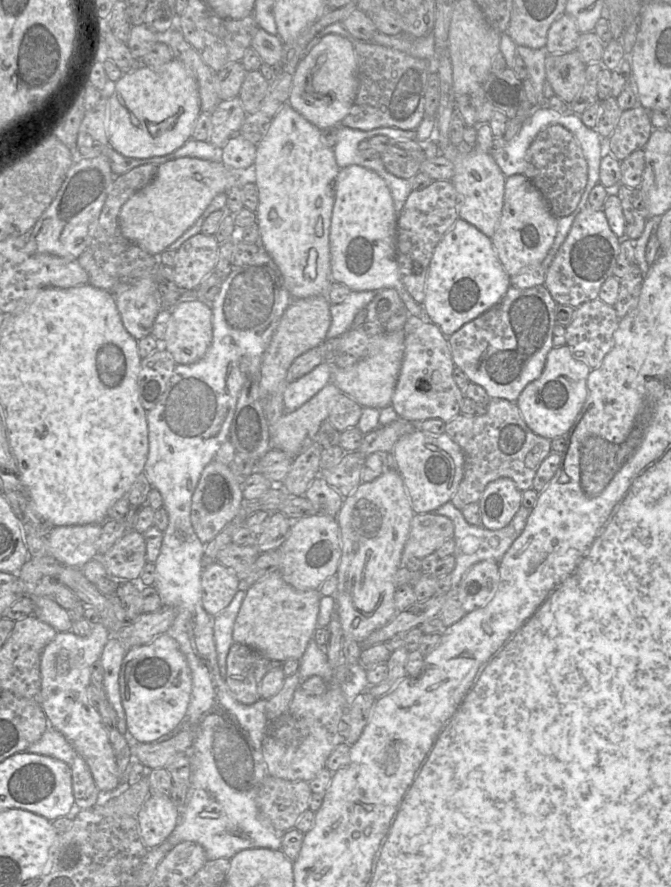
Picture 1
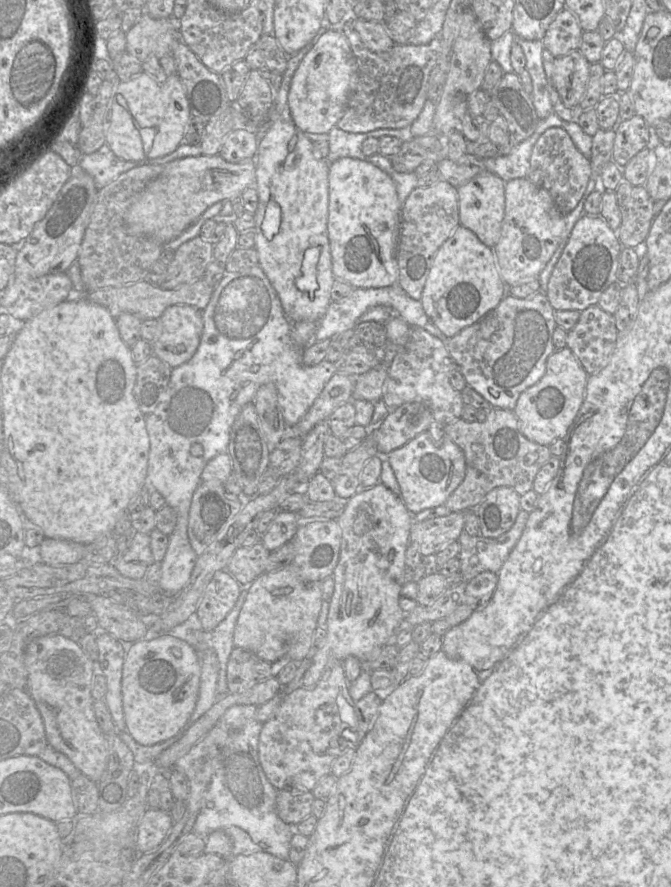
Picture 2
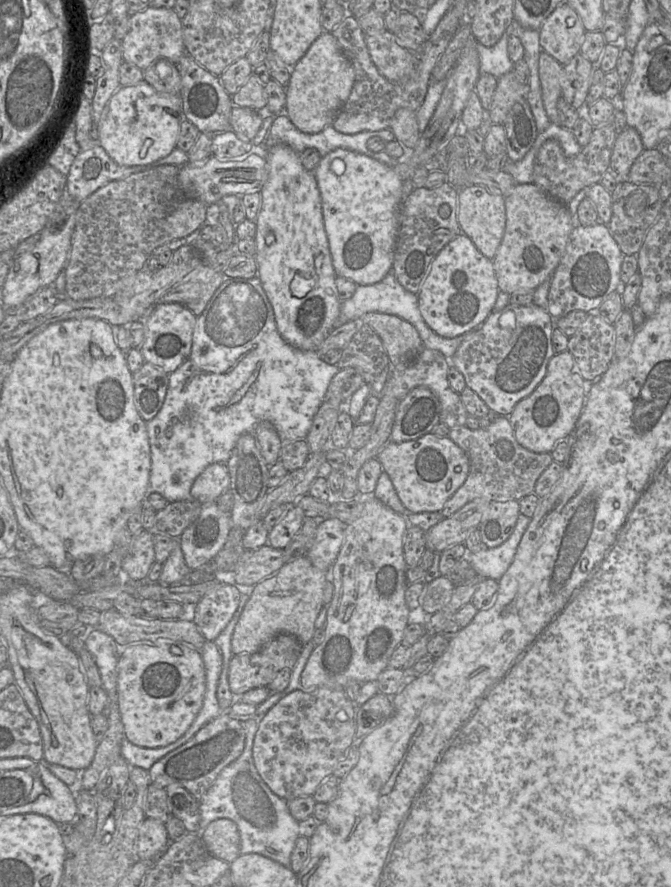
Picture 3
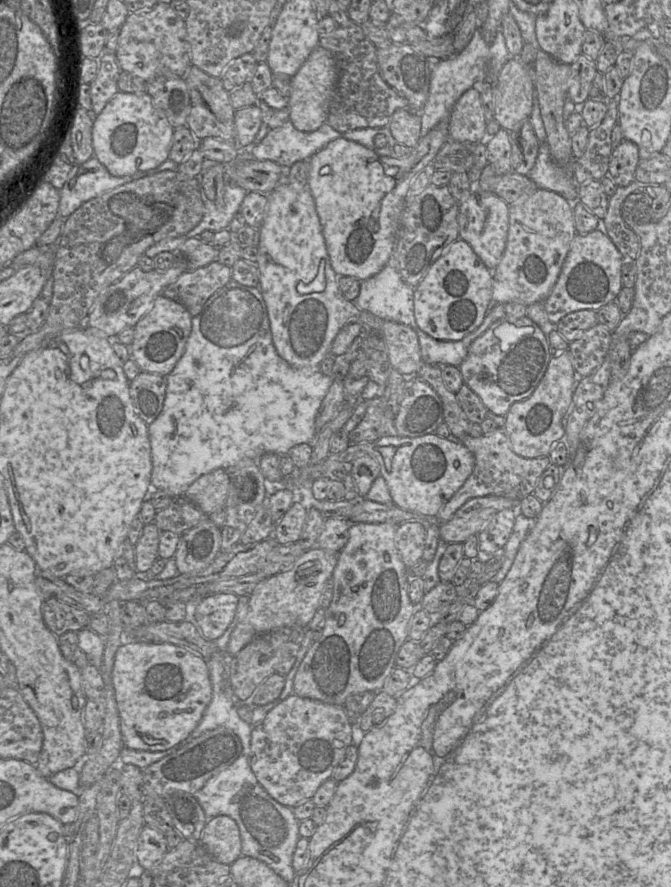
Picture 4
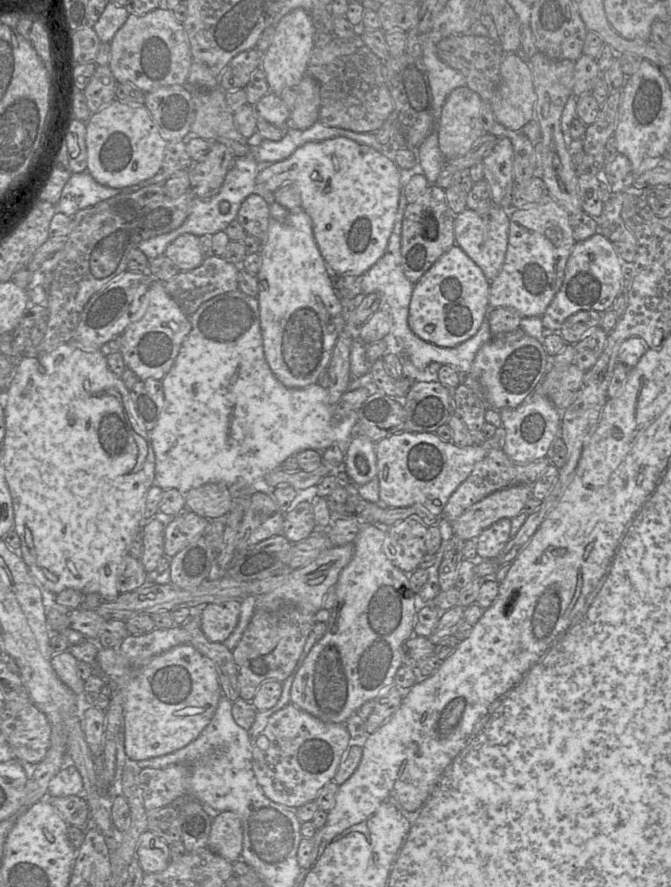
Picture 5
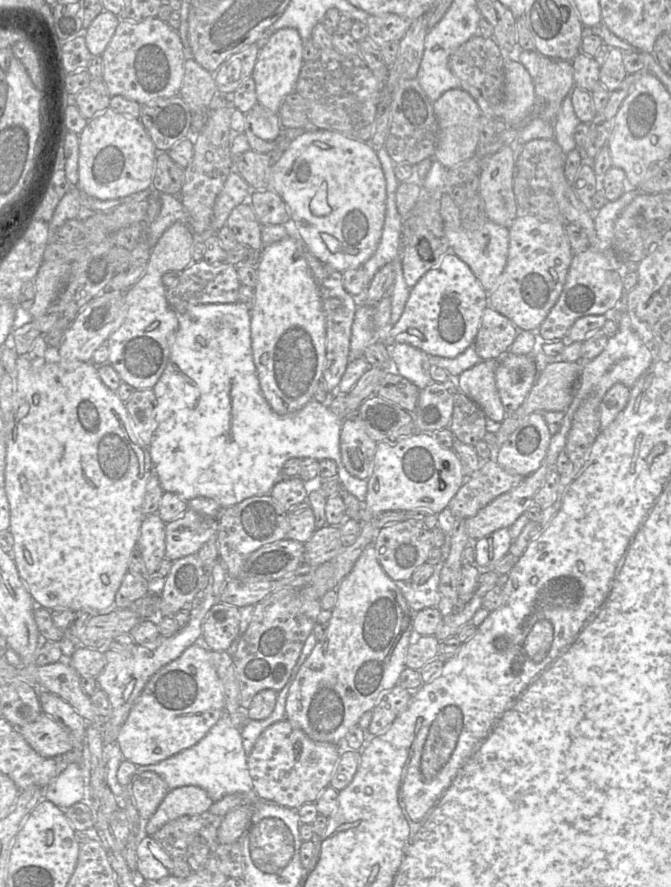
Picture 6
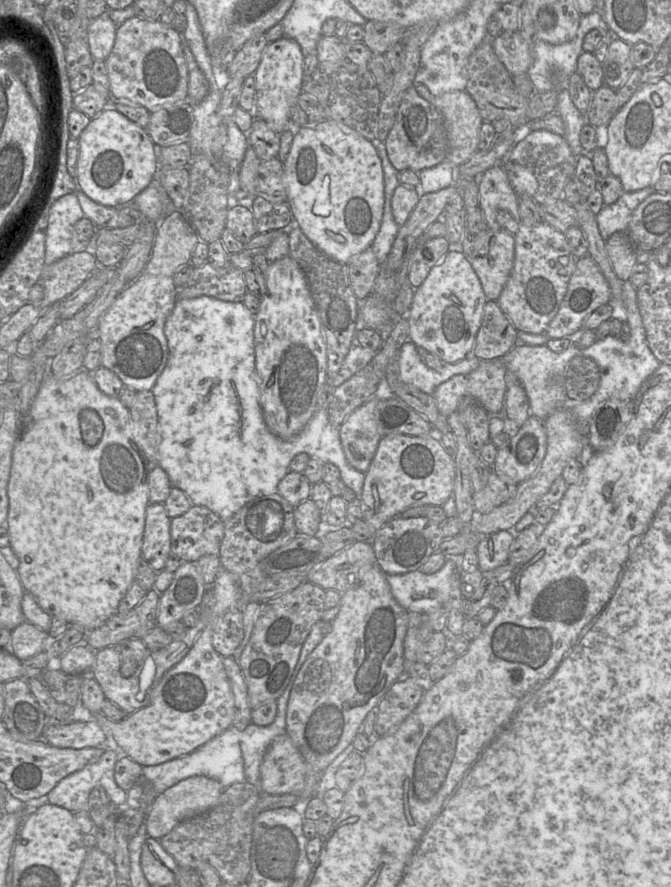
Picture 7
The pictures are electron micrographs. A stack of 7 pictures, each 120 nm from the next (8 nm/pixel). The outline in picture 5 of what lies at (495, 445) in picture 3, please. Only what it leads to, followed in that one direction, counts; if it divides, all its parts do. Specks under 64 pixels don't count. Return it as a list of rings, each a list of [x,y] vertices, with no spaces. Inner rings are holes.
[[[502,448],[492,449],[482,460],[476,463],[470,475],[451,494],[439,518],[444,518],[452,523],[470,506],[497,490],[514,485],[533,485],[550,463],[550,459],[544,457],[526,464],[519,464],[512,461]]]

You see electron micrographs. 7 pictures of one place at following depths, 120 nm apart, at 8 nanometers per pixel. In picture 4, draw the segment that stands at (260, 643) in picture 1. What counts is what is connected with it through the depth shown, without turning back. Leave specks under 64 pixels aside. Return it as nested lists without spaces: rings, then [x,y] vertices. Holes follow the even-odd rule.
[[[313,547],[305,551],[289,571],[278,573],[259,582],[249,595],[247,615],[231,634],[227,653],[236,656],[255,637],[274,629],[292,626],[308,628],[320,608],[325,586],[332,579],[338,554]]]

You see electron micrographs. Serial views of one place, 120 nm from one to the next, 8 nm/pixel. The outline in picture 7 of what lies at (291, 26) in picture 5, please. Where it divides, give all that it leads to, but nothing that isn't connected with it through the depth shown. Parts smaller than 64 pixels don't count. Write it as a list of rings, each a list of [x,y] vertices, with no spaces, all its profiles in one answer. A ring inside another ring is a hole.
[[[283,36],[265,47],[255,78],[255,107],[253,118],[264,120],[278,134],[289,129],[290,111],[302,92],[304,55],[300,45],[291,38]]]

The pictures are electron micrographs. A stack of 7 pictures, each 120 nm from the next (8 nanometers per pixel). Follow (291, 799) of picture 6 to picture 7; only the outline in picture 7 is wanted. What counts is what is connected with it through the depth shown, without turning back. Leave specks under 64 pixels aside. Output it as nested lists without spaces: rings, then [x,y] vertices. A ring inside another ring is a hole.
[[[287,733],[277,736],[266,750],[260,765],[260,790],[263,794],[295,794],[309,799],[317,793],[322,773],[314,771],[305,761]]]

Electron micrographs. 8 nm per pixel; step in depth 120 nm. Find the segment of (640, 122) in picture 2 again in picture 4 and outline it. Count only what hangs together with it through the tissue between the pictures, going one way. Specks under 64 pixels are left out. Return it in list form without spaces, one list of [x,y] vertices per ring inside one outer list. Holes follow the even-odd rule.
[[[623,139],[612,152],[607,175],[617,186],[625,187],[635,181],[635,171],[639,160],[637,145]]]

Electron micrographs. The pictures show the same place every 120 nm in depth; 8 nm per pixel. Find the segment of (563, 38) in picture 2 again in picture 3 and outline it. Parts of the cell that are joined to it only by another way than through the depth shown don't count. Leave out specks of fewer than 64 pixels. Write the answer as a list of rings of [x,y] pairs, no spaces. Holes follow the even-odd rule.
[[[564,1],[545,19],[539,29],[541,49],[565,65],[580,53],[585,32],[578,13]]]

